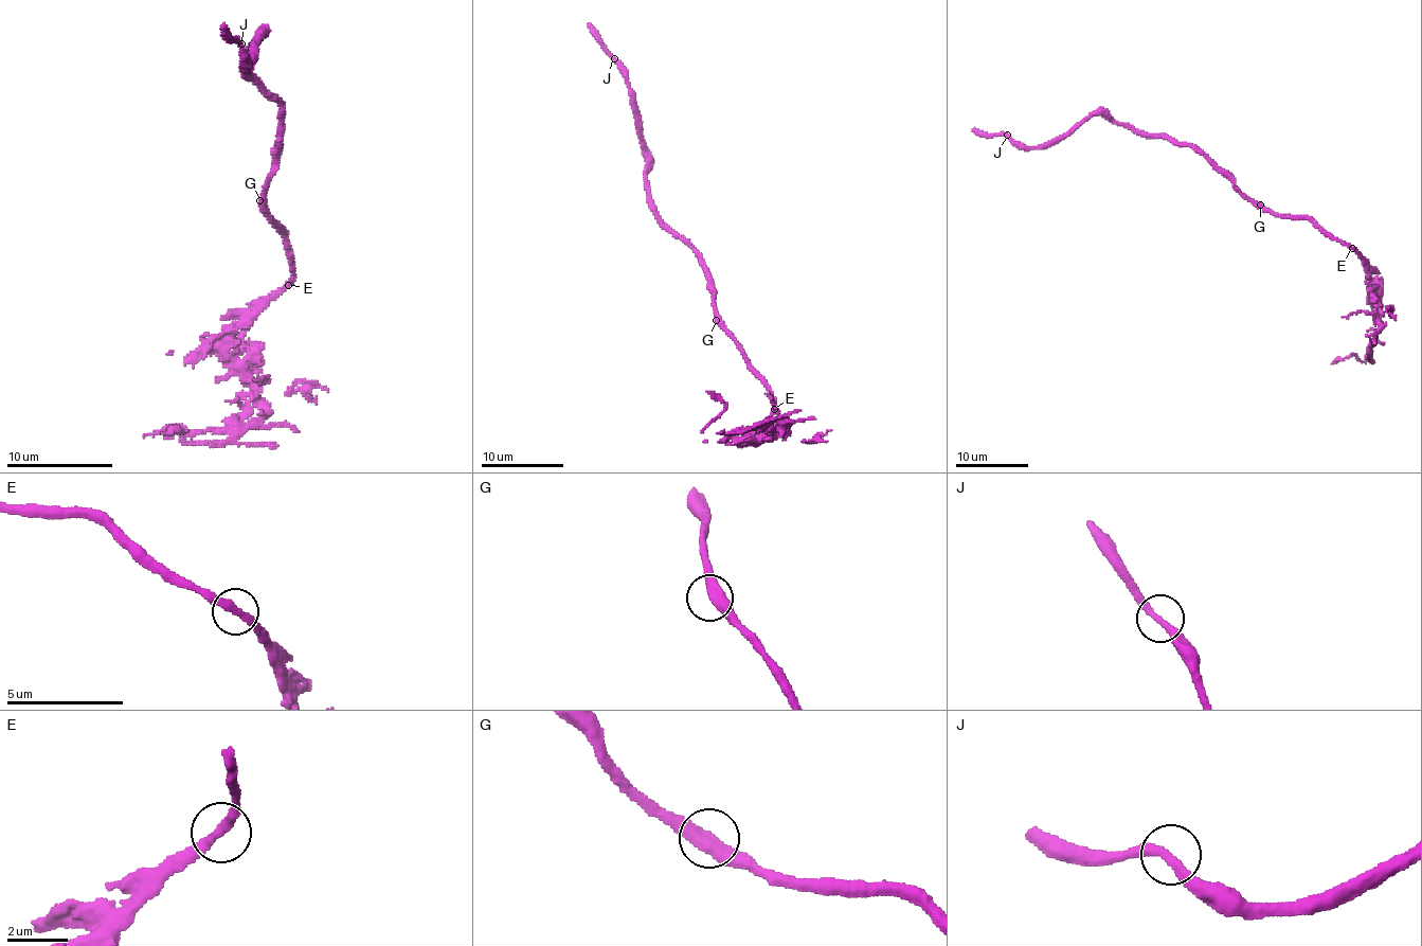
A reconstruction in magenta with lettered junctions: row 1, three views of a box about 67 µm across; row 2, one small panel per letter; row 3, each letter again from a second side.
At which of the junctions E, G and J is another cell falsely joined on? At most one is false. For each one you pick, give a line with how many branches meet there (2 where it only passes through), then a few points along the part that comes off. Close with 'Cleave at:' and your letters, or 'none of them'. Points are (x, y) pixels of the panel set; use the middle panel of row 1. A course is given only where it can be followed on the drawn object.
E: Branches: 2. Course of the part to remove: (774, 409), (746, 435), (773, 434), (774, 432), (761, 425), (717, 433), (709, 425), (724, 405), (706, 391)
Cleave at: E

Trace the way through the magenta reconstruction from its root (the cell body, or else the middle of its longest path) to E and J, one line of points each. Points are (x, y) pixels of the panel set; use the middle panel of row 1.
E: (720, 318), (720, 324), (735, 341), (748, 368), (766, 385), (774, 409)
J: (720, 318), (701, 255), (664, 224), (652, 207), (646, 167), (648, 149), (640, 131), (627, 71), (614, 58)

